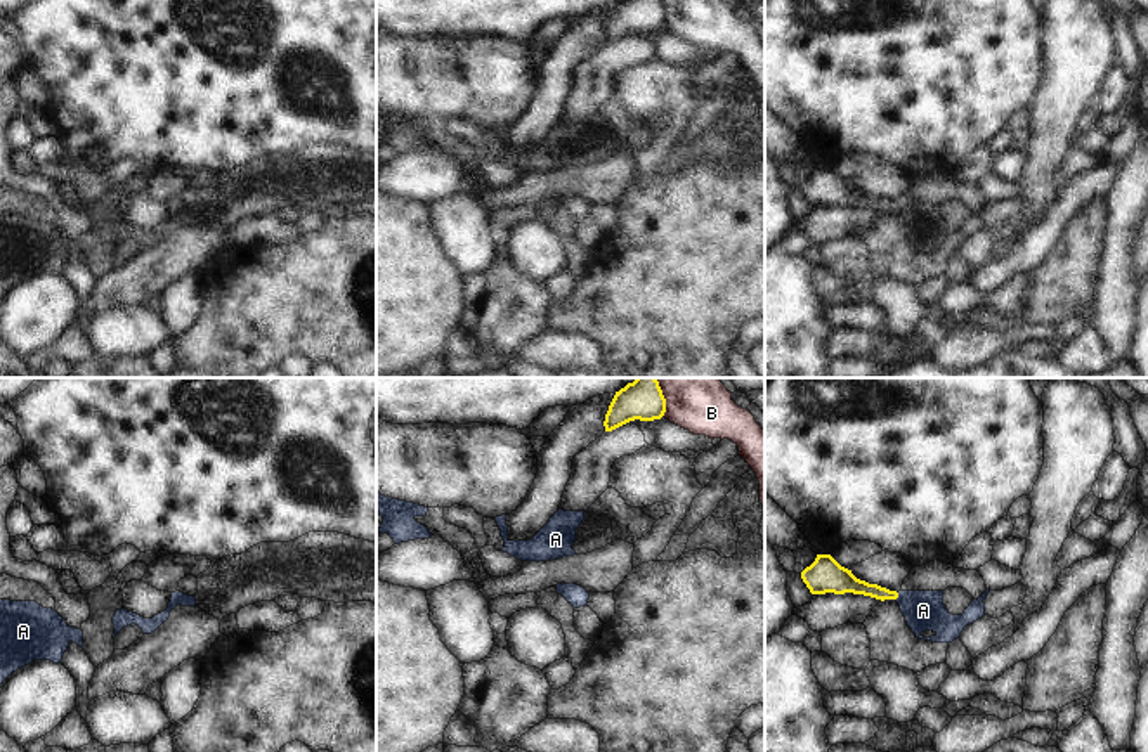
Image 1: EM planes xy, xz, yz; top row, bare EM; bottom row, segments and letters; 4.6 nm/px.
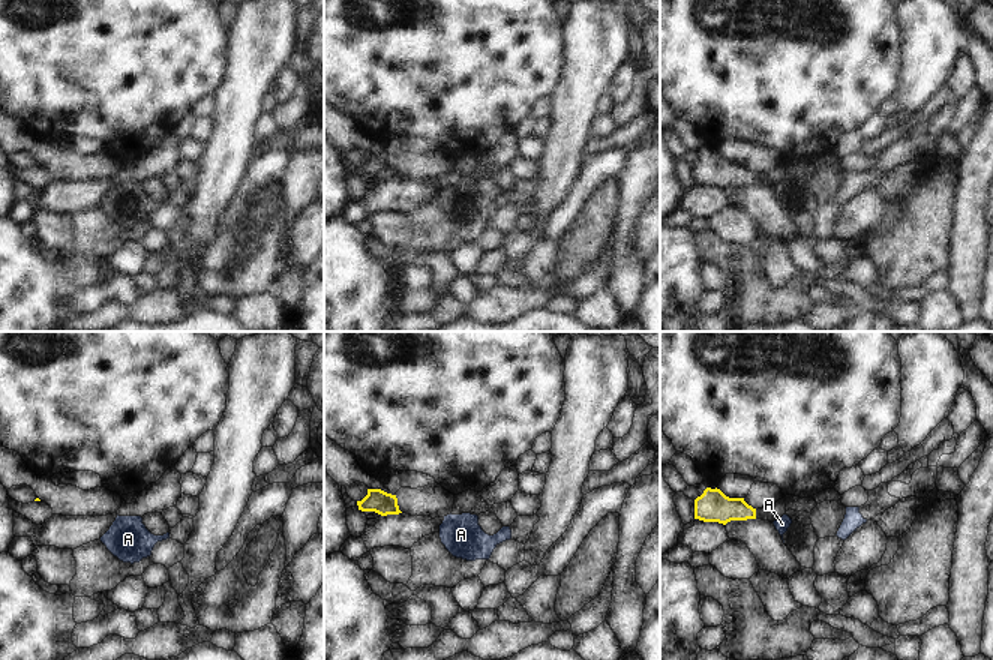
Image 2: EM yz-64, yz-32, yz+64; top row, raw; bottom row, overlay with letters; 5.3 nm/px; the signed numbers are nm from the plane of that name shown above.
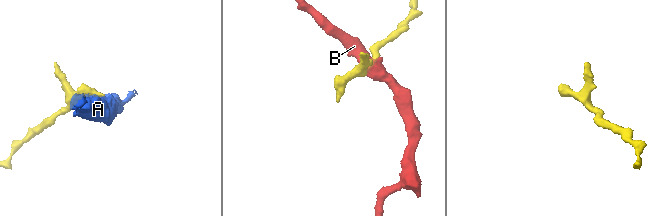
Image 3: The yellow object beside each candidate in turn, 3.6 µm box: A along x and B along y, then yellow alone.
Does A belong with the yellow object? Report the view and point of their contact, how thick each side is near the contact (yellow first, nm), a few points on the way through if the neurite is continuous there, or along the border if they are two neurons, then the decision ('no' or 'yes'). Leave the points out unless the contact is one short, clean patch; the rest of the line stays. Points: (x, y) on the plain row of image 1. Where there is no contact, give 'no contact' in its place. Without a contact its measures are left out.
meets yellow in yz at (897, 208); 100 nm thick on the yellow side, 190 nm on the other; border along yz (899, 205), (895, 210); no

